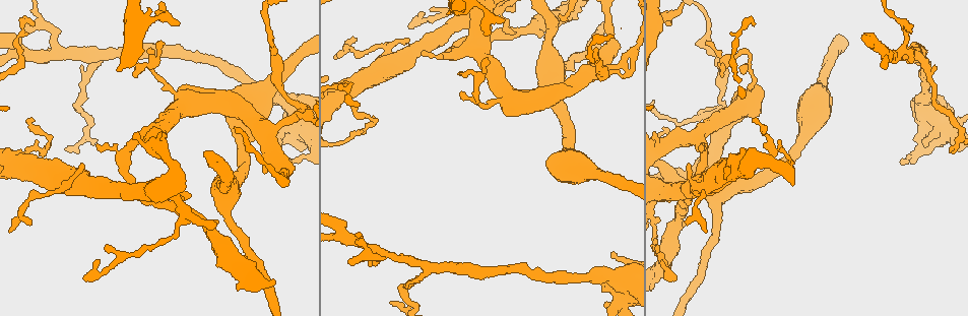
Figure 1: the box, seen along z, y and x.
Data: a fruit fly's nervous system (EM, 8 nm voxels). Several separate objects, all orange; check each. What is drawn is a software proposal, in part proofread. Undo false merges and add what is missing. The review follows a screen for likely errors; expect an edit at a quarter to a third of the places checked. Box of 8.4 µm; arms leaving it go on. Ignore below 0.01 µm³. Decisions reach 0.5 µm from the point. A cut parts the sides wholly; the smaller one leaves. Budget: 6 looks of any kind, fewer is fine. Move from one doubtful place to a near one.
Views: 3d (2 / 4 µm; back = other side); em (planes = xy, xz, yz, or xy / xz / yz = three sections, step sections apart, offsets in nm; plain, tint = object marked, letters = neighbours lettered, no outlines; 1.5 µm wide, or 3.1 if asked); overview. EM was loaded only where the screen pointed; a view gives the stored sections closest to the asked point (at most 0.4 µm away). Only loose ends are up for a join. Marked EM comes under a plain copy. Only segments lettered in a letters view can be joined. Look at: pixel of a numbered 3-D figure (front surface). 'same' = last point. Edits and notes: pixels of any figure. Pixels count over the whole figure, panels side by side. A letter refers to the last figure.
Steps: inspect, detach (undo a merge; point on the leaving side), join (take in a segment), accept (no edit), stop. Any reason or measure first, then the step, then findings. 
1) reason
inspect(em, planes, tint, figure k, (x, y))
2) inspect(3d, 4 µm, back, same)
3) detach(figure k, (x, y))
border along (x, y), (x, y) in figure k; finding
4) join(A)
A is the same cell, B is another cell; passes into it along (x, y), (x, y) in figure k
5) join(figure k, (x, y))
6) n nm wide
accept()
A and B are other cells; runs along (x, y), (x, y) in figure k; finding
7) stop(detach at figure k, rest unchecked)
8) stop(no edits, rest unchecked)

inspect(3d, 2 µm, figure 1, (663, 128))

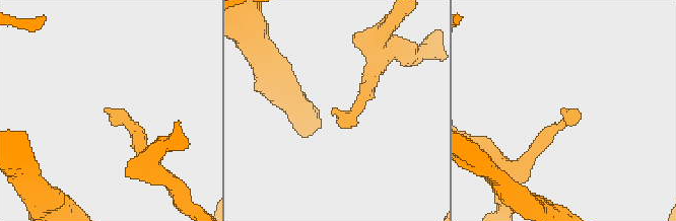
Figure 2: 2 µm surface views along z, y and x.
shape alone is not enough
inspect(em, planes, letters, figure 2, (566, 108))

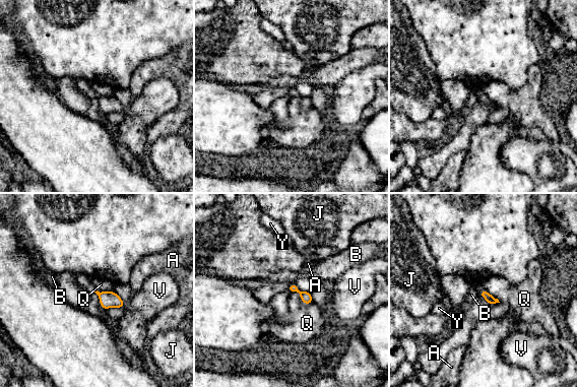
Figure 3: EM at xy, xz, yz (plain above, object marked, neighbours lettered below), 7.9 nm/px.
accept()
A, B, J, Q, V and Y are other cells; border along (291, 293), (312, 303) in figure 3; none of them fits

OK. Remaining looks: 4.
free end
inspect(3d, 4 µm, back, figure 1, (668, 24))

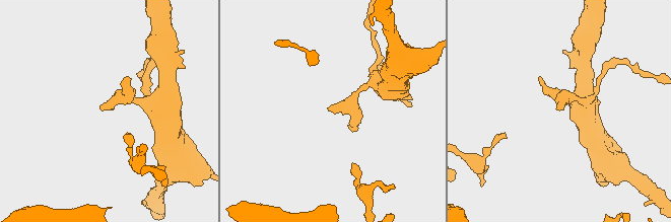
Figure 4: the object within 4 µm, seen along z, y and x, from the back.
inspect(em, planes, letters, figure 4, (329, 108))

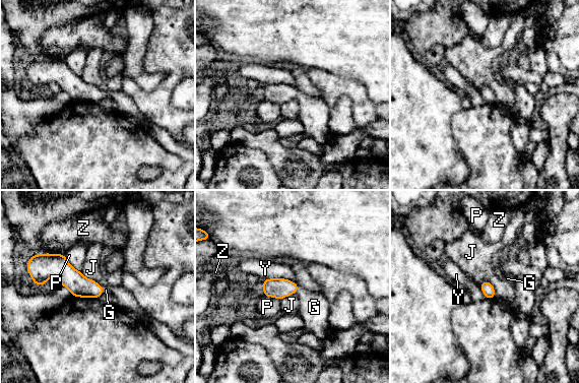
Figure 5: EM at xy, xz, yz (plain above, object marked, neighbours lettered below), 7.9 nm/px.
100 nm wide; Y touches over 260 nm
join(G)
G is the same cell, J, P, Y and Z are other cells; it goes on there

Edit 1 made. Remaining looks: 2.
stop(join at figure 5, rest unchecked)

